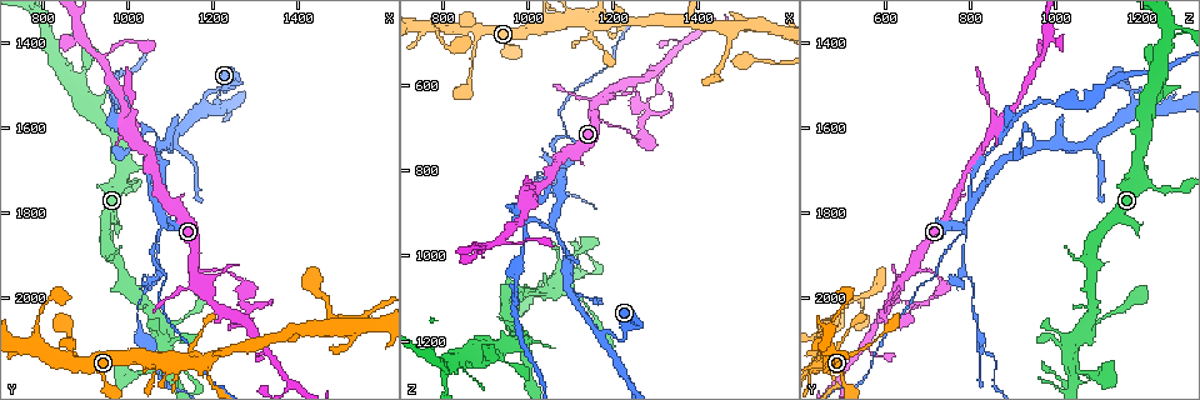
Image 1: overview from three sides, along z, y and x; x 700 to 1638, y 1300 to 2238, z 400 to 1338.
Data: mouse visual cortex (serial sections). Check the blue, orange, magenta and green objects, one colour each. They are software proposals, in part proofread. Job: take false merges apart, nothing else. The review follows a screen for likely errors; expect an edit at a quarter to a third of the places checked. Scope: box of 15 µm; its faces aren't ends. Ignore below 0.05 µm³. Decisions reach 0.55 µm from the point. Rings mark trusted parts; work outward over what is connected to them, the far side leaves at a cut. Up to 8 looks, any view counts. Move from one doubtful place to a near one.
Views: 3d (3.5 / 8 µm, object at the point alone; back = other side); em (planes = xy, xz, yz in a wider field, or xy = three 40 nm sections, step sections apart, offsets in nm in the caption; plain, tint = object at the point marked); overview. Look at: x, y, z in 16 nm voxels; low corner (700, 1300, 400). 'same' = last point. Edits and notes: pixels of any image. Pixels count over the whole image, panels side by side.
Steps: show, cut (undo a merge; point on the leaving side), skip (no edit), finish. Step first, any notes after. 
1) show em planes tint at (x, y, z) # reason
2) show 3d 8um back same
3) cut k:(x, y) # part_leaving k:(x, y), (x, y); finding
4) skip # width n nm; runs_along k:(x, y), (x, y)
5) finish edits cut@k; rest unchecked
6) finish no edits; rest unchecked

show 3d 3.5um at (1150, 2120, 490) # sudden change in width

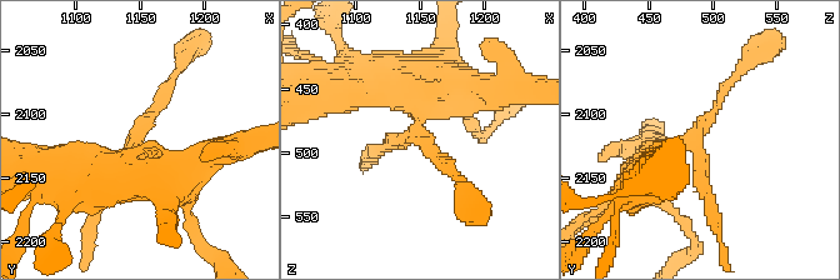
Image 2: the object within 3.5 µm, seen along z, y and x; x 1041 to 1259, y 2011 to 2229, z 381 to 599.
show em xy step 3 tint at (1150, 2116, 484)

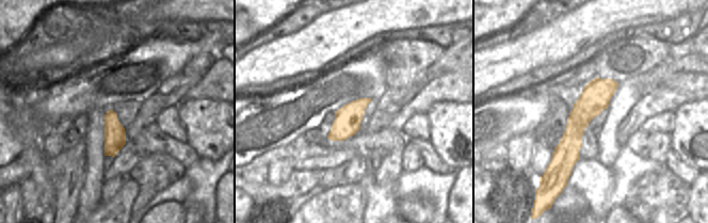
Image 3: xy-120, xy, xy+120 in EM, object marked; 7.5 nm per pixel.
cut 2:(431, 151) # part_leaving 2:(418, 125), (464, 195); two cells meet here

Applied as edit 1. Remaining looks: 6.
show 3d 3.5um at (1180, 1530, 1180) # branch point

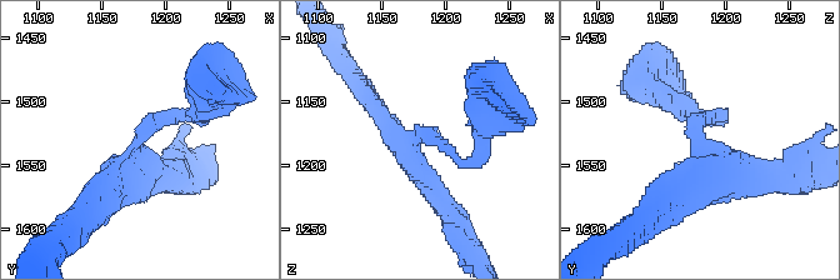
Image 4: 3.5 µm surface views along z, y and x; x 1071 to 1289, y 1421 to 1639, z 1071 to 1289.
show em xy step 5 tint at (1178, 1528, 1180) # arms 3; arm_widths 150, 250, 300 nm; now the EM

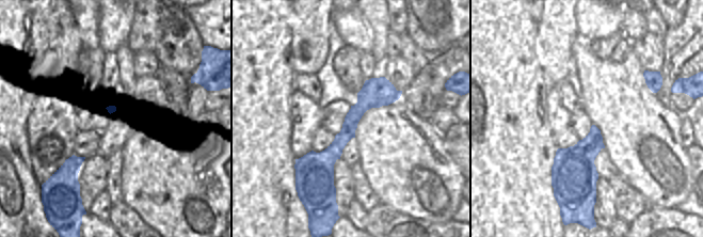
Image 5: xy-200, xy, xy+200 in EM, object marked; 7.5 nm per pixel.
skip # runs_along 5:(382, 79), (326, 158), (326, 185); one cell here

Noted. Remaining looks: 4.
show 3d 3.5um at (1105, 1620, 1095) # arms part here

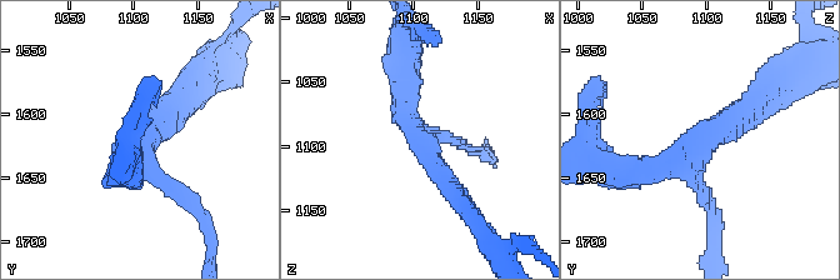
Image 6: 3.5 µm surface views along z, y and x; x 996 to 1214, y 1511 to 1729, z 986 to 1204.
show em xy step 1 tint at (1106, 1620, 1096) # arms 3; arm_widths 150, 250, 300 nm

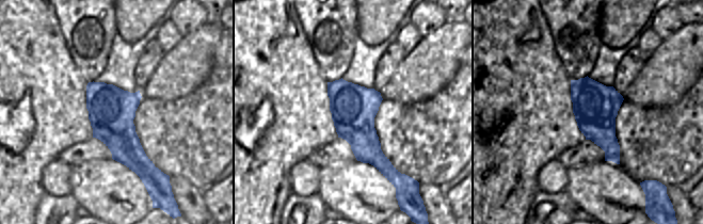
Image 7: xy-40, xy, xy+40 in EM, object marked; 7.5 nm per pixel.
skip # runs_along 6:(759, 96), (679, 158), (634, 174); one cell here

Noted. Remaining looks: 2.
finish edits cut@2; rest unchecked

